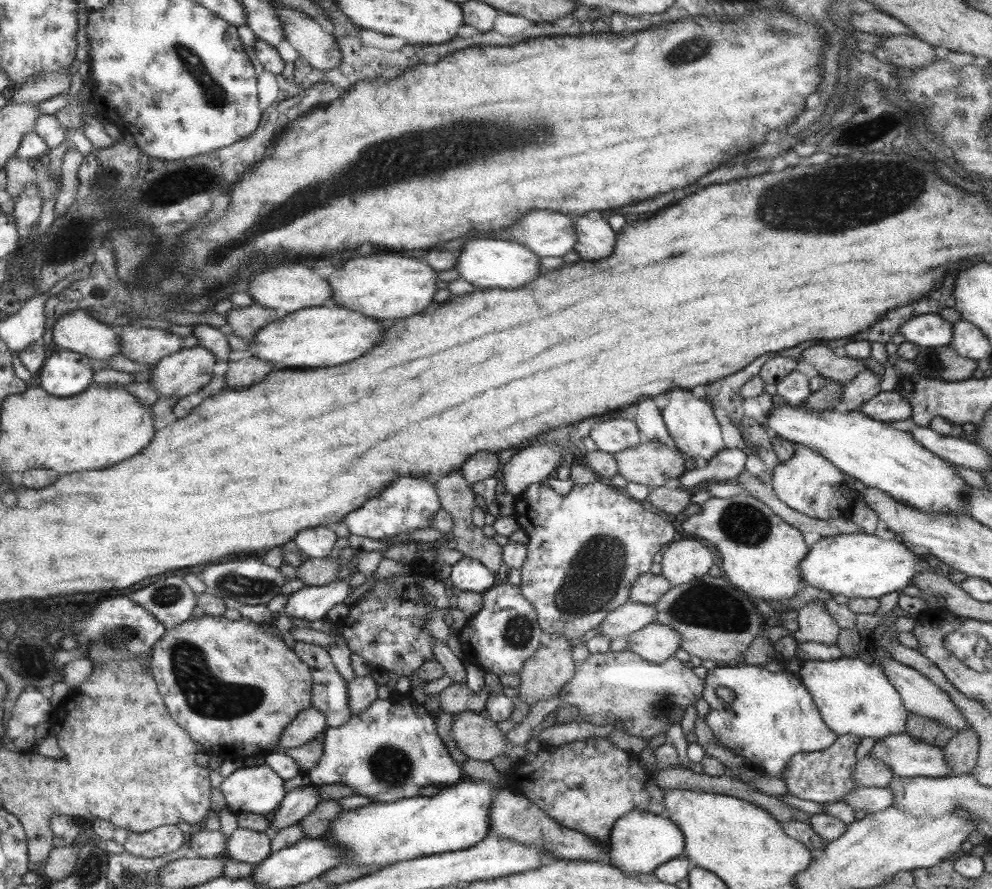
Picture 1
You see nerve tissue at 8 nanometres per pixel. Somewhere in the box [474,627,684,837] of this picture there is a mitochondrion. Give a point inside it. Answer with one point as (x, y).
(663, 707)

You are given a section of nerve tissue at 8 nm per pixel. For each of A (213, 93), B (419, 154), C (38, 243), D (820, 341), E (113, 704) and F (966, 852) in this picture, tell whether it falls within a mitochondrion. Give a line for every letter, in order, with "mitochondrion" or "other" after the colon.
A: mitochondrion
B: mitochondrion
C: other
D: other
E: other
F: other

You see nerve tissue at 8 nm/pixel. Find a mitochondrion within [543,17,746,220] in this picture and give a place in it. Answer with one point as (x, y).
(688, 51)

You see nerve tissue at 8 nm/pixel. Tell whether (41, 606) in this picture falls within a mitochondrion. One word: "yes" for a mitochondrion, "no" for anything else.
no

